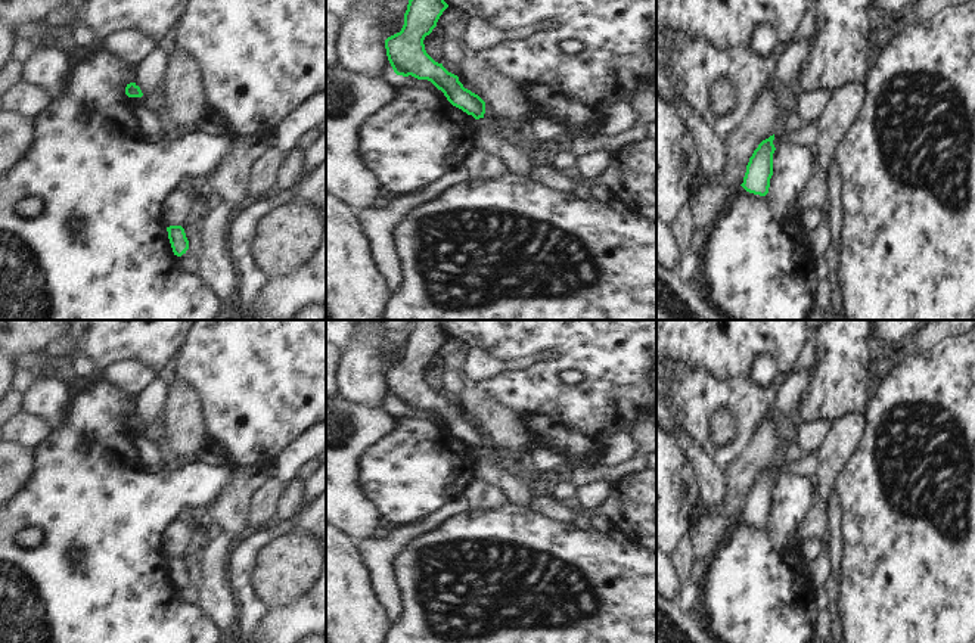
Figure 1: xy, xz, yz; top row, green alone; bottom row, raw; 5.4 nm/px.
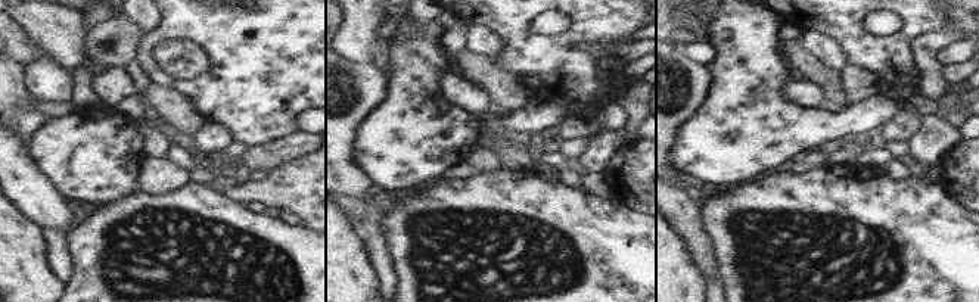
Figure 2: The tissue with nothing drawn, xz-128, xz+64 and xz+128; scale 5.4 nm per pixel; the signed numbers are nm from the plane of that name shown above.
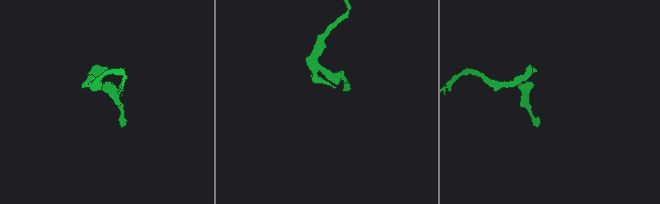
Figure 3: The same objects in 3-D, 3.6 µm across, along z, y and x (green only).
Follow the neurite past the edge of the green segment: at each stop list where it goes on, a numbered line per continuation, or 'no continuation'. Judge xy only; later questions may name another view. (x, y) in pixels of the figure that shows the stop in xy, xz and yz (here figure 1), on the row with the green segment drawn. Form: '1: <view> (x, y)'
no continuation.

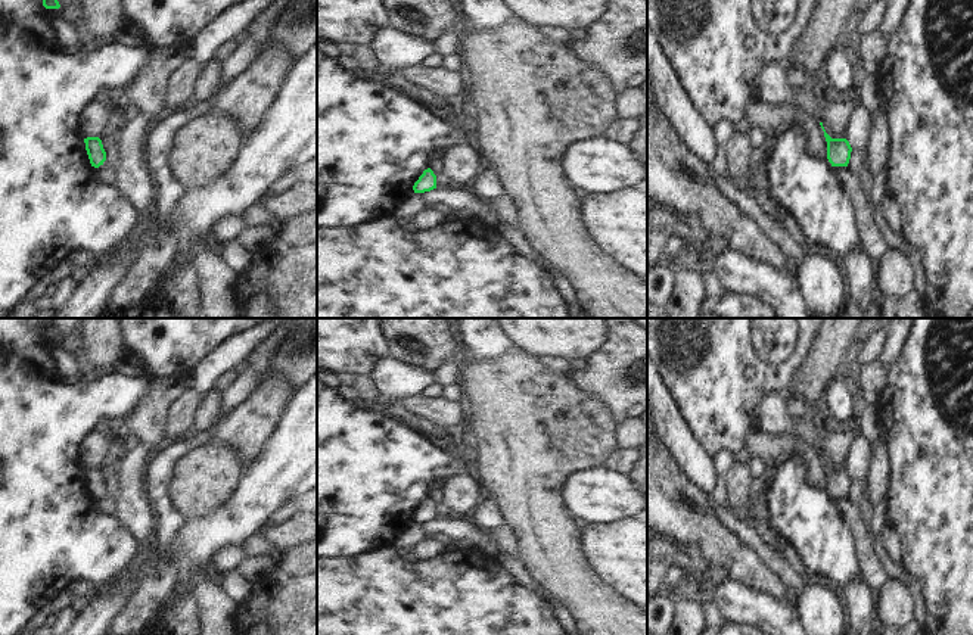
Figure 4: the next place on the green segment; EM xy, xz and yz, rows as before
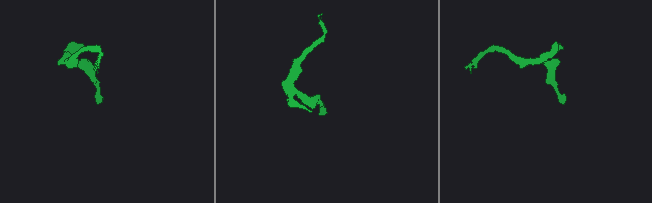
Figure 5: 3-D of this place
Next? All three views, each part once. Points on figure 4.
no continuation.

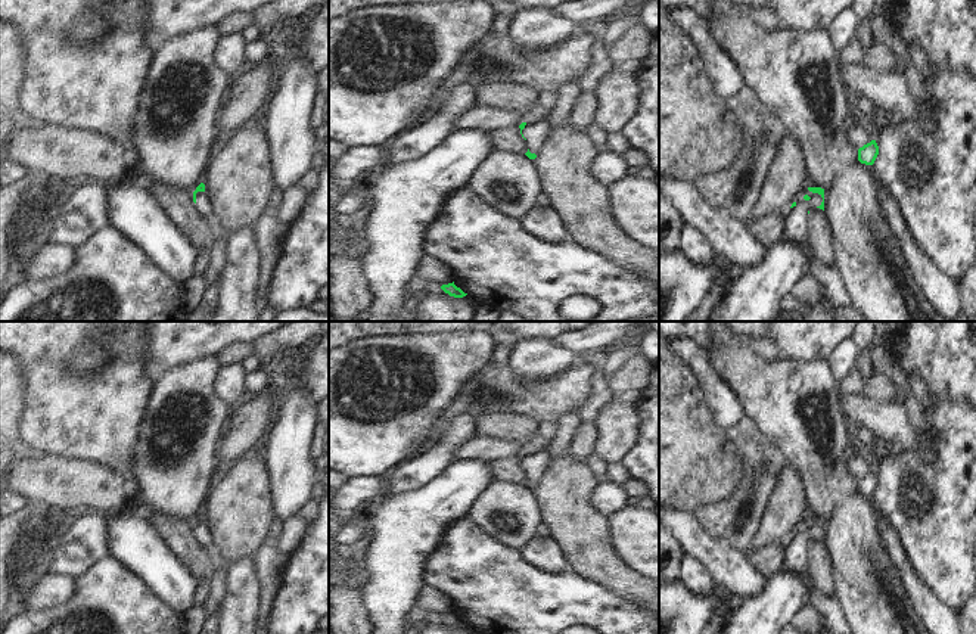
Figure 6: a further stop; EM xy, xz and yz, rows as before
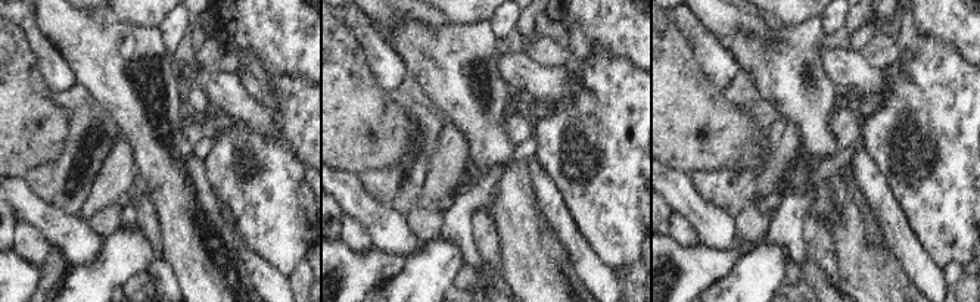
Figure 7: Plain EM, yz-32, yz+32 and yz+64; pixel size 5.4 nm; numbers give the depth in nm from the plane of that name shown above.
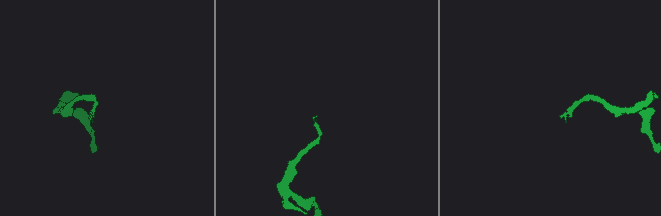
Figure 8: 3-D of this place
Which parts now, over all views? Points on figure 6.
1: yz (796, 223).

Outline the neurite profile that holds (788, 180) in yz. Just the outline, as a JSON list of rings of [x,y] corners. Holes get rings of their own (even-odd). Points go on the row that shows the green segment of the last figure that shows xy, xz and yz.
[[[786,133],[761,195],[752,208],[750,220],[790,208],[793,202],[805,195],[806,189],[808,174],[802,152],[796,140]]]

